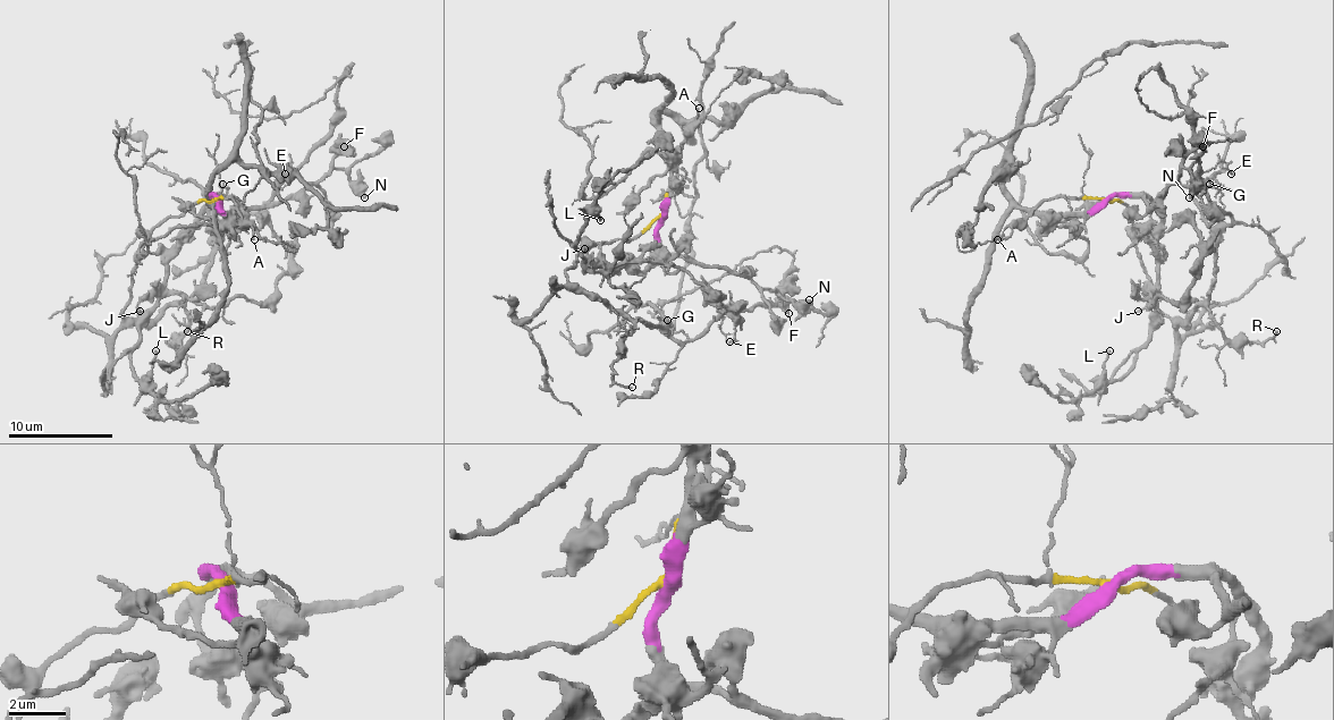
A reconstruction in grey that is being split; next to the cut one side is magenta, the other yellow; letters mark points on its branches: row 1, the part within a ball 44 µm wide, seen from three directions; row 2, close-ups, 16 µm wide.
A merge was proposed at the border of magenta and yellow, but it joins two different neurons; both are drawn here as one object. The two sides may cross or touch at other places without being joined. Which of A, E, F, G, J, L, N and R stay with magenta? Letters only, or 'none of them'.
F, J, L, N

